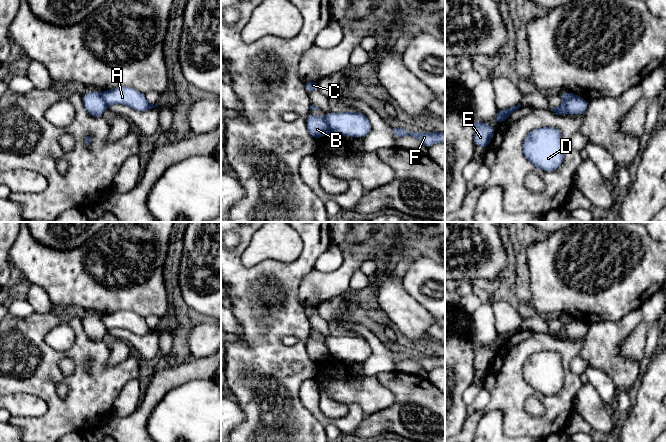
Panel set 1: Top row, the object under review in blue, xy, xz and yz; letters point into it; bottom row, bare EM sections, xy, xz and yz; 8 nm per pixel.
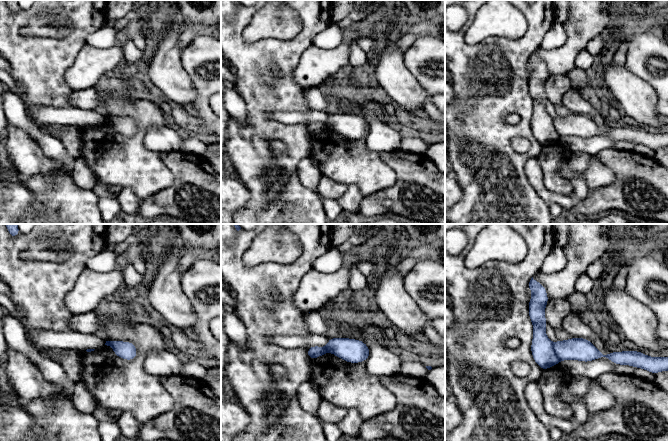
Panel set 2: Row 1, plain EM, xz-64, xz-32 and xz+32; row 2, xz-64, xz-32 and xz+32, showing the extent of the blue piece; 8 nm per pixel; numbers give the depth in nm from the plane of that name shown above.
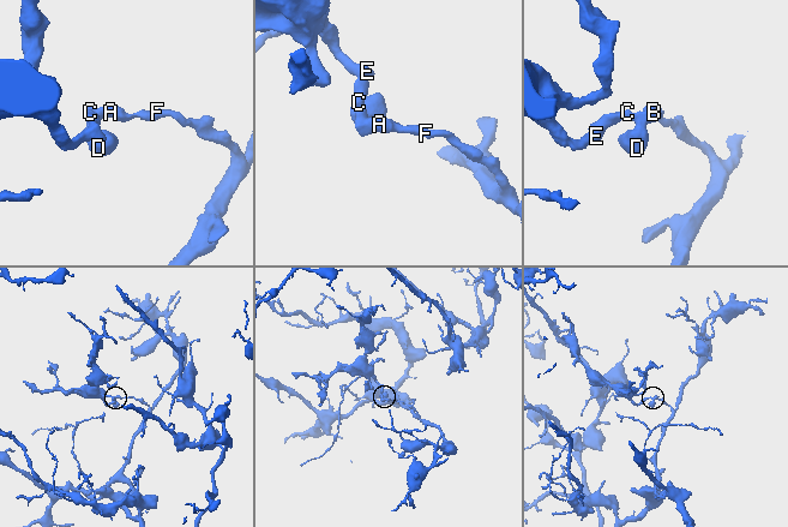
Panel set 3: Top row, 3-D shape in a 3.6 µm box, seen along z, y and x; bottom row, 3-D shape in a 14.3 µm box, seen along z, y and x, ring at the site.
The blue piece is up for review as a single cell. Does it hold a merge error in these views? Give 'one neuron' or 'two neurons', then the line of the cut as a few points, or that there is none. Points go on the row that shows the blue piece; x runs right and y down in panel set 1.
two neurons; cut in xz along (325, 116), (332, 131)

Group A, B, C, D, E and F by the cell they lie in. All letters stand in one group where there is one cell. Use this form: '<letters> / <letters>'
A F / B C D E

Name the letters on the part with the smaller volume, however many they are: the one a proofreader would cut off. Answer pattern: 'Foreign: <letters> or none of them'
Foreign: B, C, D, E

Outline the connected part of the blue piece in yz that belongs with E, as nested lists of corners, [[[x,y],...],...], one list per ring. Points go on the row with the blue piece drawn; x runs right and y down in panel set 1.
[[[474,120],[474,142],[476,146],[486,148],[492,140],[495,128],[491,124],[486,124],[481,121]]]

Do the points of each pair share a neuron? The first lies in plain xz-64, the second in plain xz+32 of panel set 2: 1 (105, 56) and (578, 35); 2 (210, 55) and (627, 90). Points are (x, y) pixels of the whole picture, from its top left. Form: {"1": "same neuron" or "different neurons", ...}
{"1": "same neuron", "2": "different neurons"}

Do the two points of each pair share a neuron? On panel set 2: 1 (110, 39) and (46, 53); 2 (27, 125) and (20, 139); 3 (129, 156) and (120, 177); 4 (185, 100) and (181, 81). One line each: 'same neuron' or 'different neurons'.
1: different neurons
2: different neurons
3: same neuron
4: same neuron

